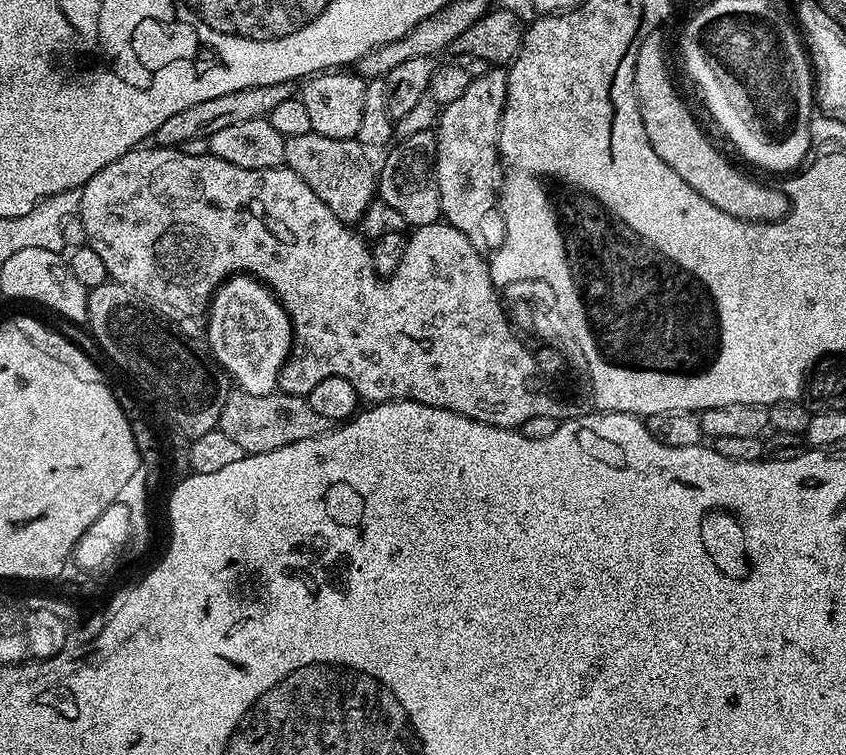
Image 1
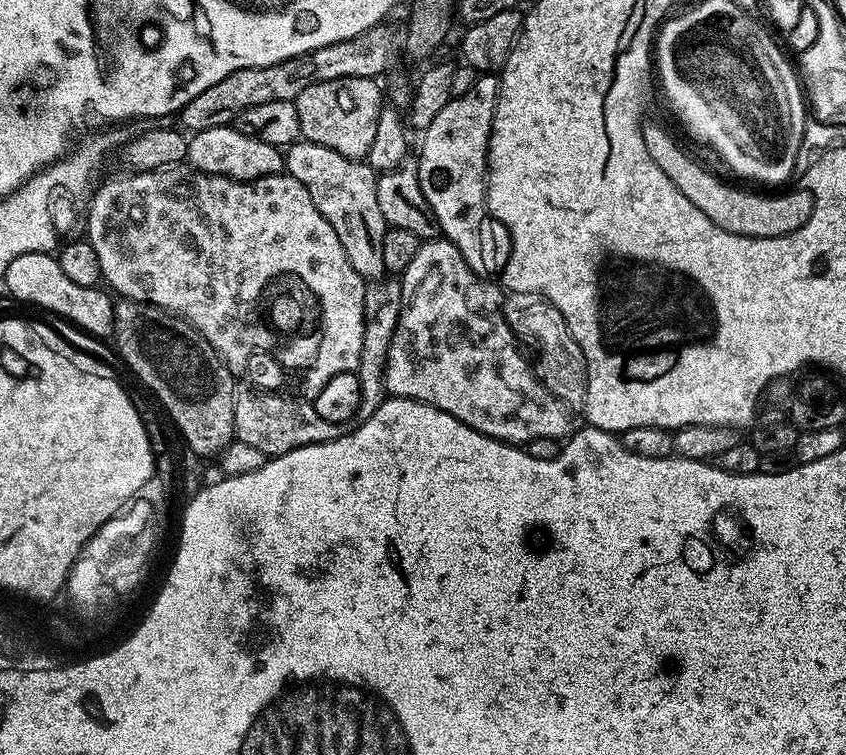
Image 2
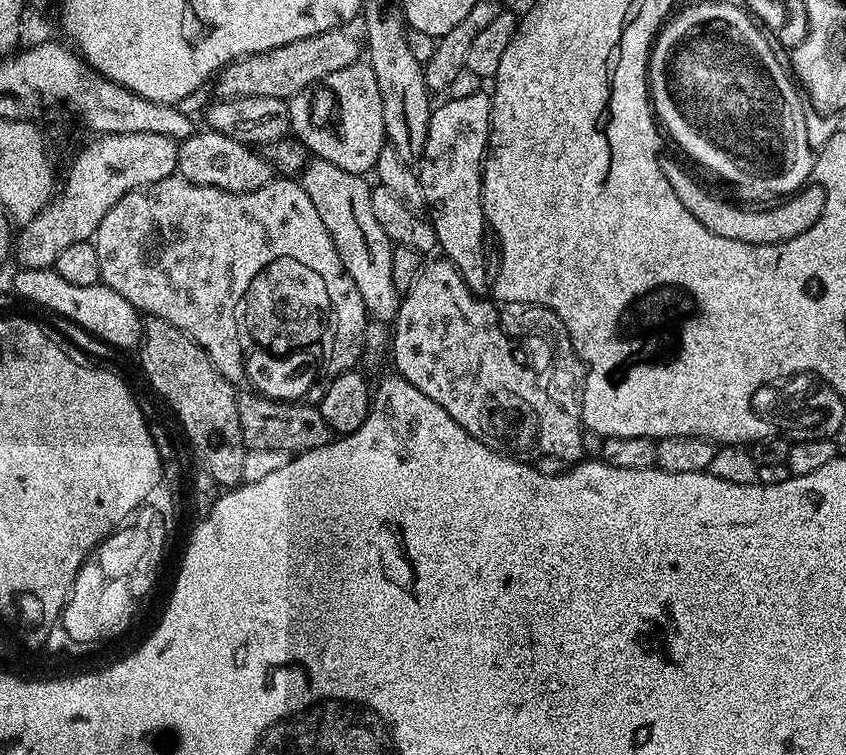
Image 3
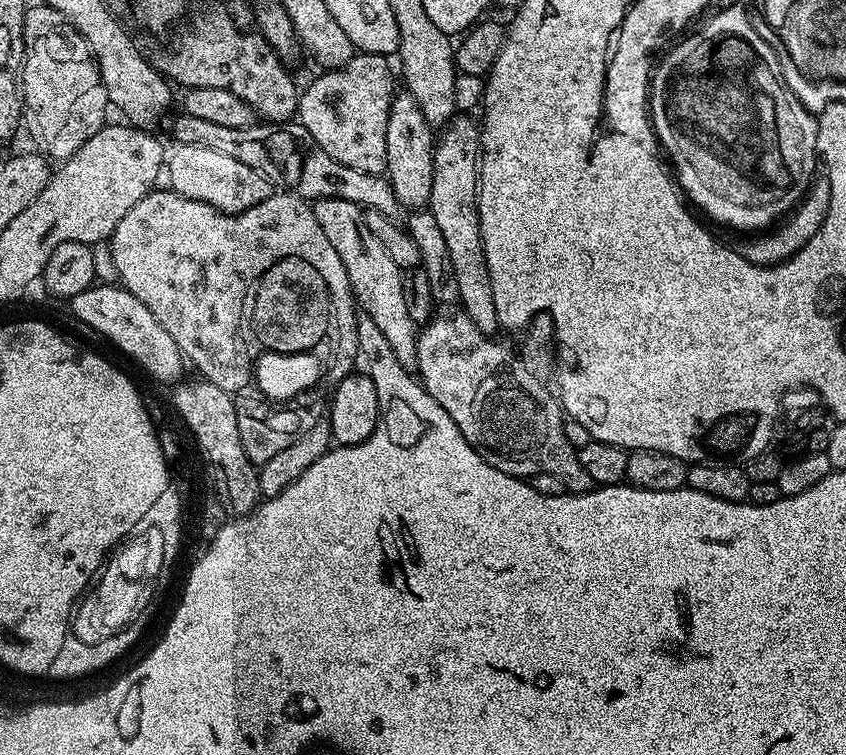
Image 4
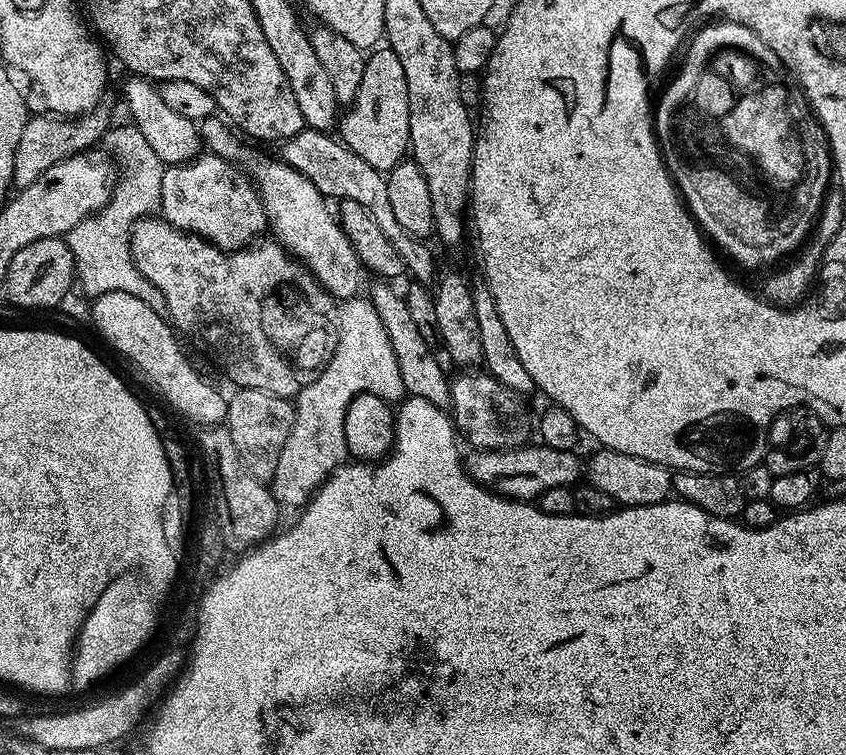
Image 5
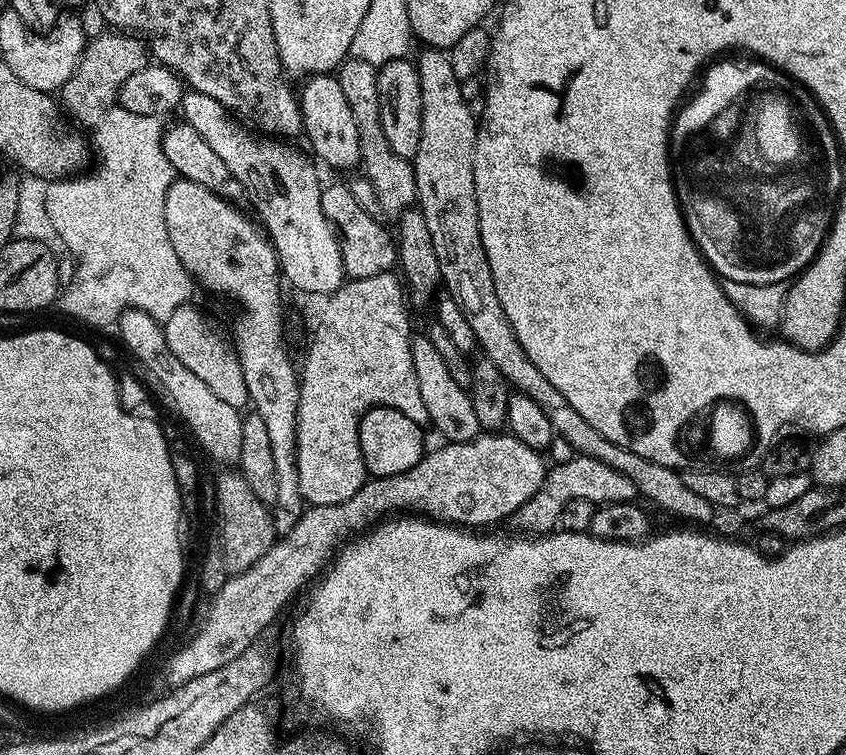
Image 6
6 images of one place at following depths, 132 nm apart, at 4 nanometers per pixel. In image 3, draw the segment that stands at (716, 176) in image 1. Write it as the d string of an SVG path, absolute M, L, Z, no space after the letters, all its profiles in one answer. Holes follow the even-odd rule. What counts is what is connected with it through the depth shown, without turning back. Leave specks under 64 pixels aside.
M668 158L661 159L660 169L664 175L664 183L670 186L672 199L677 200L689 216L704 227L704 231L713 232L722 238L734 238L738 242L751 244L777 244L786 242L790 238L798 238L798 234L806 234L818 218L822 218L822 210L826 206L826 190L821 184L809 182L799 192L791 193L781 199L773 208L739 208L712 192L707 192L690 173L679 168L674 161Z

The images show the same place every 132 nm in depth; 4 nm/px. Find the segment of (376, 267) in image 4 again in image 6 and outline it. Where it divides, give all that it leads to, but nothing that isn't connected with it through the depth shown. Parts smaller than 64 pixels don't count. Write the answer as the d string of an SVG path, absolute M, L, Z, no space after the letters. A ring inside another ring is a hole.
M426 334L413 335L410 354L414 358L414 375L418 377L418 390L422 394L422 402L426 406L428 424L436 427L444 435L445 441L457 444L458 442L470 442L482 429L478 418L474 415L474 402L469 389L458 386L454 377L450 375L450 369L438 350L434 350L434 342Z

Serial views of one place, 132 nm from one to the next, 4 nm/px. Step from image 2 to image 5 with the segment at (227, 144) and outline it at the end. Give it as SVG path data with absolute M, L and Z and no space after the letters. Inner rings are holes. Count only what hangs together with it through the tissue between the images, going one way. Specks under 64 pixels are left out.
M192 184L192 188L162 188L159 211L165 208L168 208L168 215L164 219L168 223L183 232L209 240L224 252L239 252L255 245L269 227L263 202L254 184L244 184L240 196L228 192L228 188L200 188L200 184Z

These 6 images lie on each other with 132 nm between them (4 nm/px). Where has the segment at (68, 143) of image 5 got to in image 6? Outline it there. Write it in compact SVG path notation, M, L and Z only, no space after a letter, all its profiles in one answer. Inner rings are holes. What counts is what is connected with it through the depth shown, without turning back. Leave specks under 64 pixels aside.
M104 30L101 36L92 36L87 41L73 76L58 89L59 103L78 123L95 126L119 101L126 78L138 74L149 63L150 53L143 39L119 30Z

